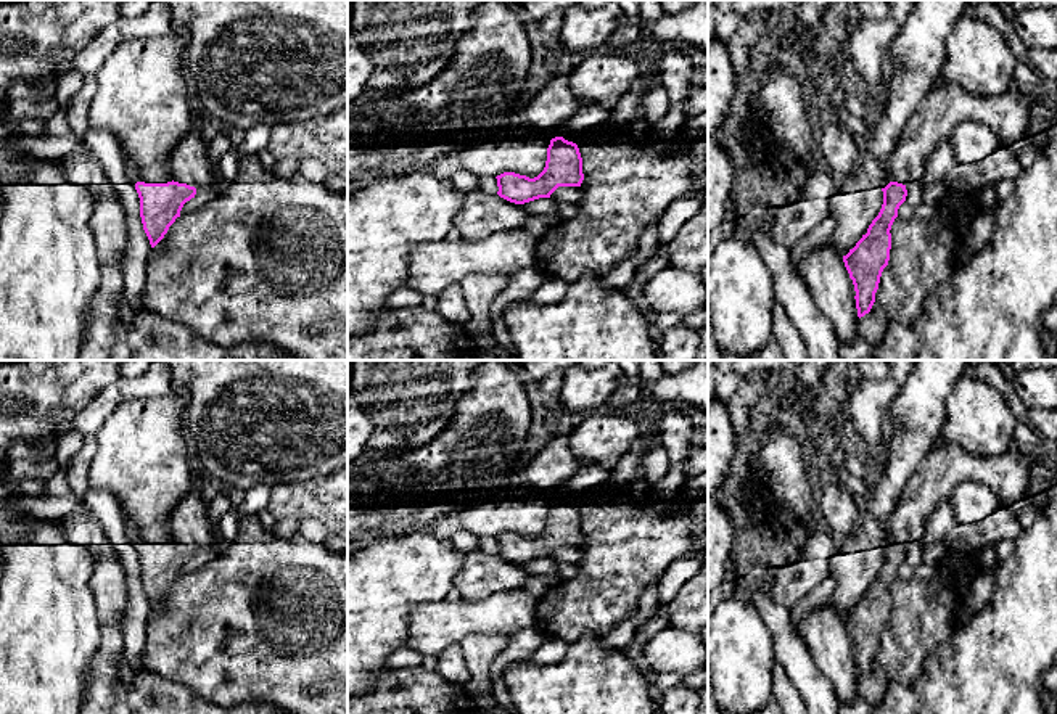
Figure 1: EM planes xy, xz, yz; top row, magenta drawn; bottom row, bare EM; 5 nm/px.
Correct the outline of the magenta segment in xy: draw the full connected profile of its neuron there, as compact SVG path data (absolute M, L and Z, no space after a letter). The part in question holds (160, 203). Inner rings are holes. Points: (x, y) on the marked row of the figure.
M193 125L182 137L171 156L171 182L137 182L135 169L129 162L125 162L125 172L129 182L135 183L140 198L140 217L151 248L164 238L169 227L180 217L183 204L195 198L196 190L216 178L198 125Z

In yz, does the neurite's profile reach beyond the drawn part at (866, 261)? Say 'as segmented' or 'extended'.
extended

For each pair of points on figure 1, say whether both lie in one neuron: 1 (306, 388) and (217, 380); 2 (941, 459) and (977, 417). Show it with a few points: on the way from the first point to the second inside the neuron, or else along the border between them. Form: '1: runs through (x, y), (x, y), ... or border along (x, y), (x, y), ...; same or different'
1: runs through (283, 380), (240, 380); same
2: border along (941, 438), (972, 455), (990, 457); different

